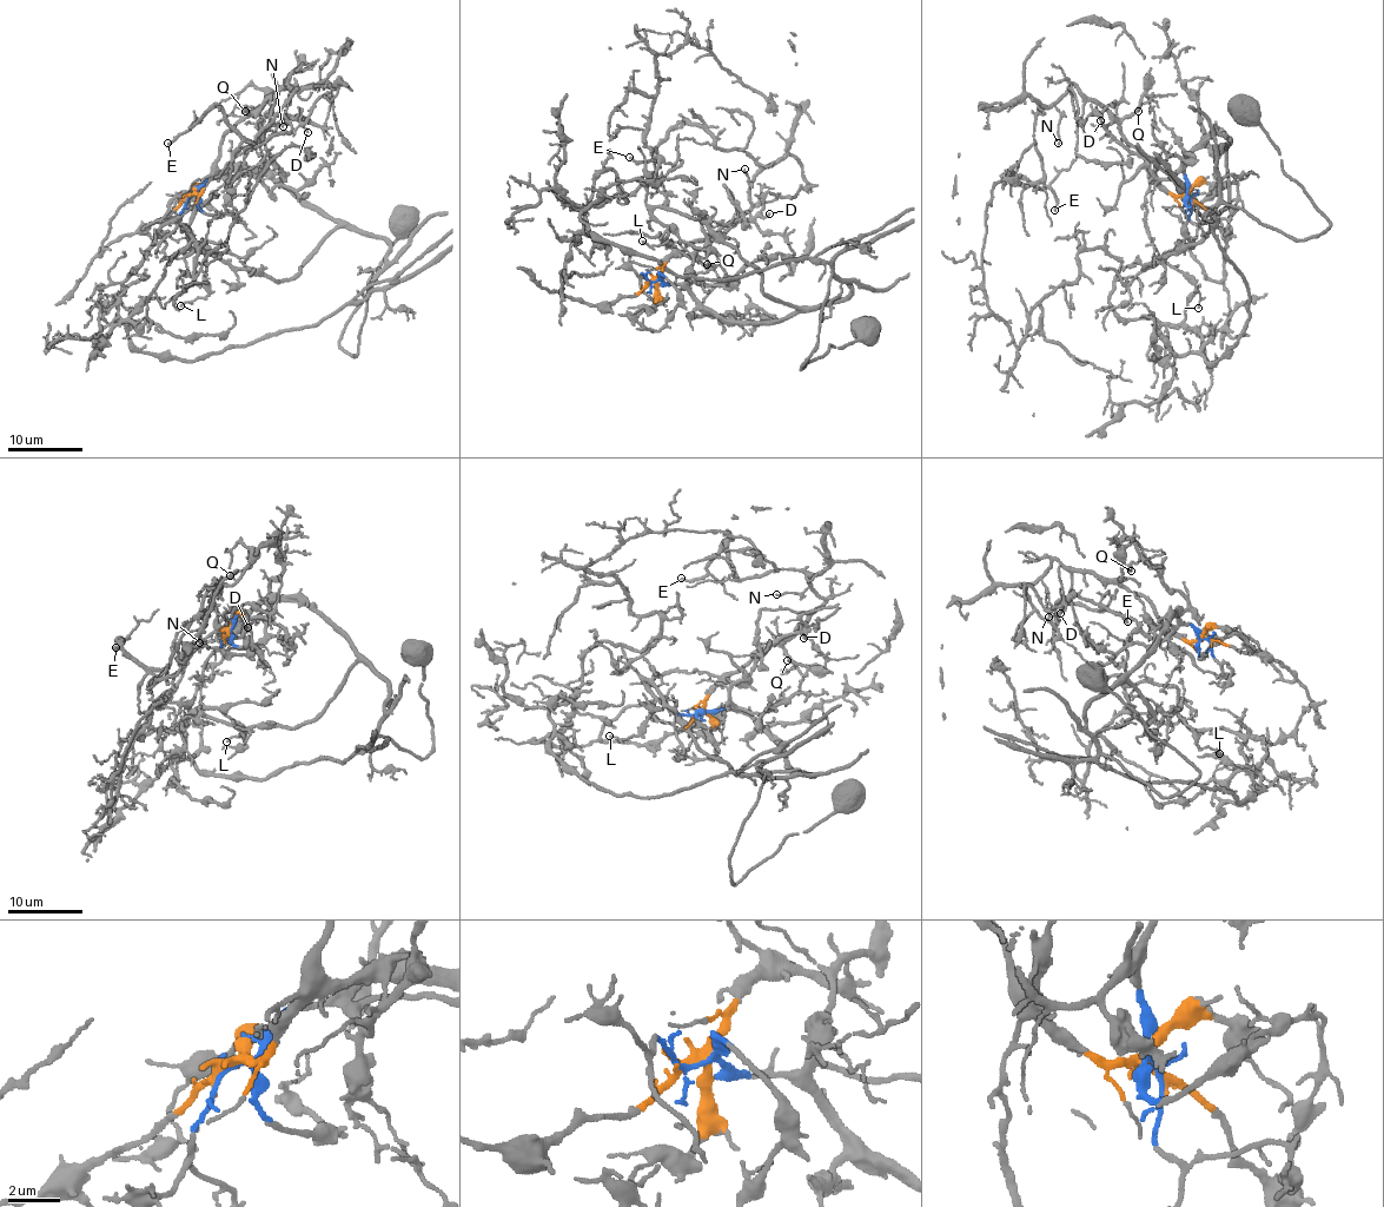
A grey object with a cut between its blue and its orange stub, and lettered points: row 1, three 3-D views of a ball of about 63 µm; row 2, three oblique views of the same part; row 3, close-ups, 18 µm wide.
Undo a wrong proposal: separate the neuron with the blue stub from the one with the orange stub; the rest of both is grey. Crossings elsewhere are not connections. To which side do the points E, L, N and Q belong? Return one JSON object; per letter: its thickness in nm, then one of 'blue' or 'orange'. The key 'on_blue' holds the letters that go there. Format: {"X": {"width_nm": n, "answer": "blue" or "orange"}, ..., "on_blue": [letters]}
{"E": {"width_nm": 140, "answer": "orange"}, "L": {"width_nm": 130, "answer": "blue"}, "N": {"width_nm": 110, "answer": "orange"}, "Q": {"width_nm": 120, "answer": "orange"}, "on_blue": ["L"]}

